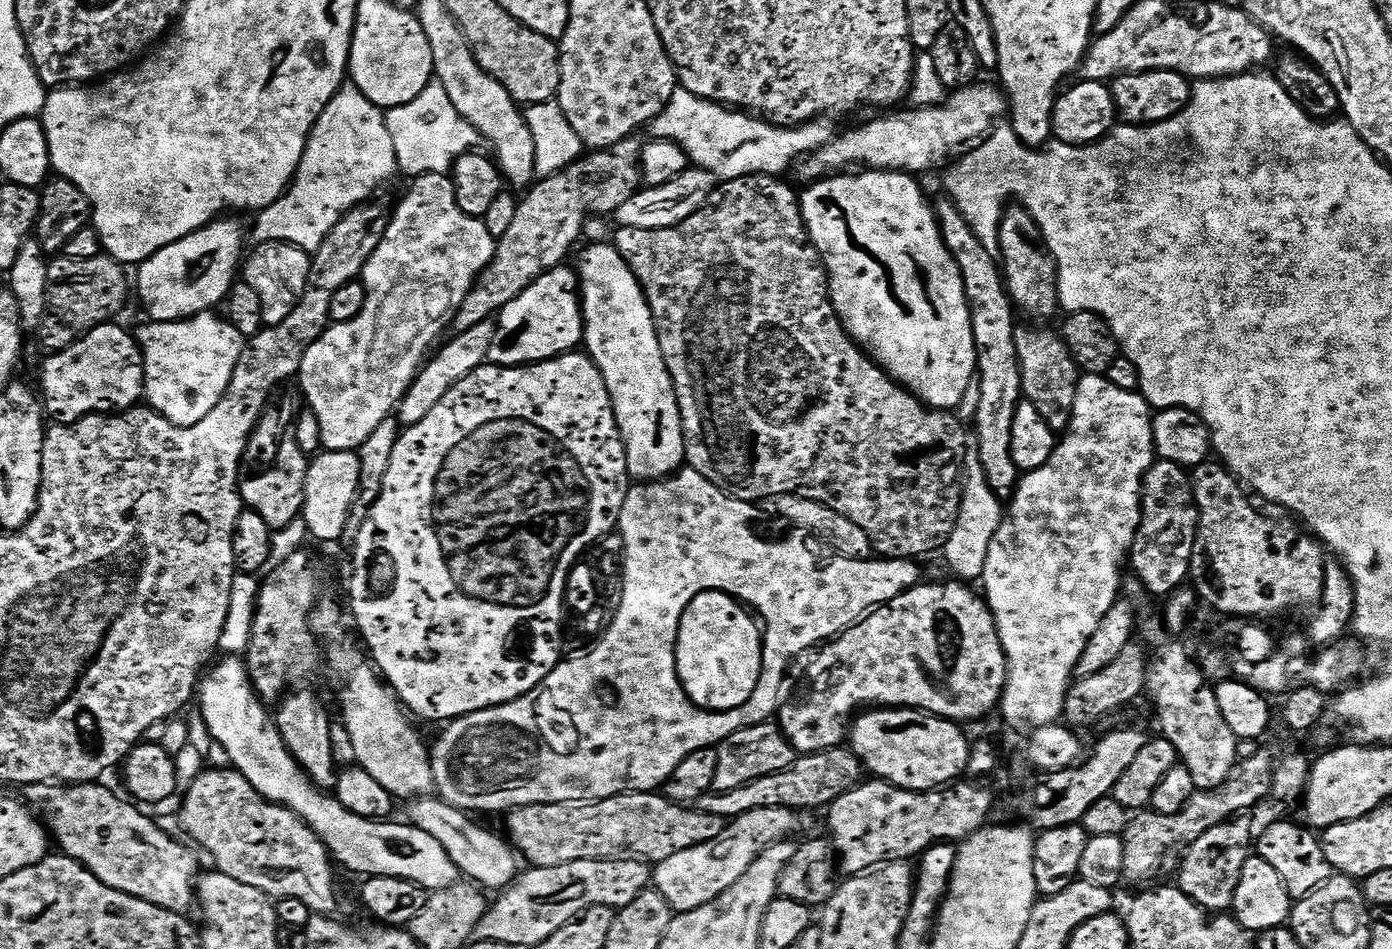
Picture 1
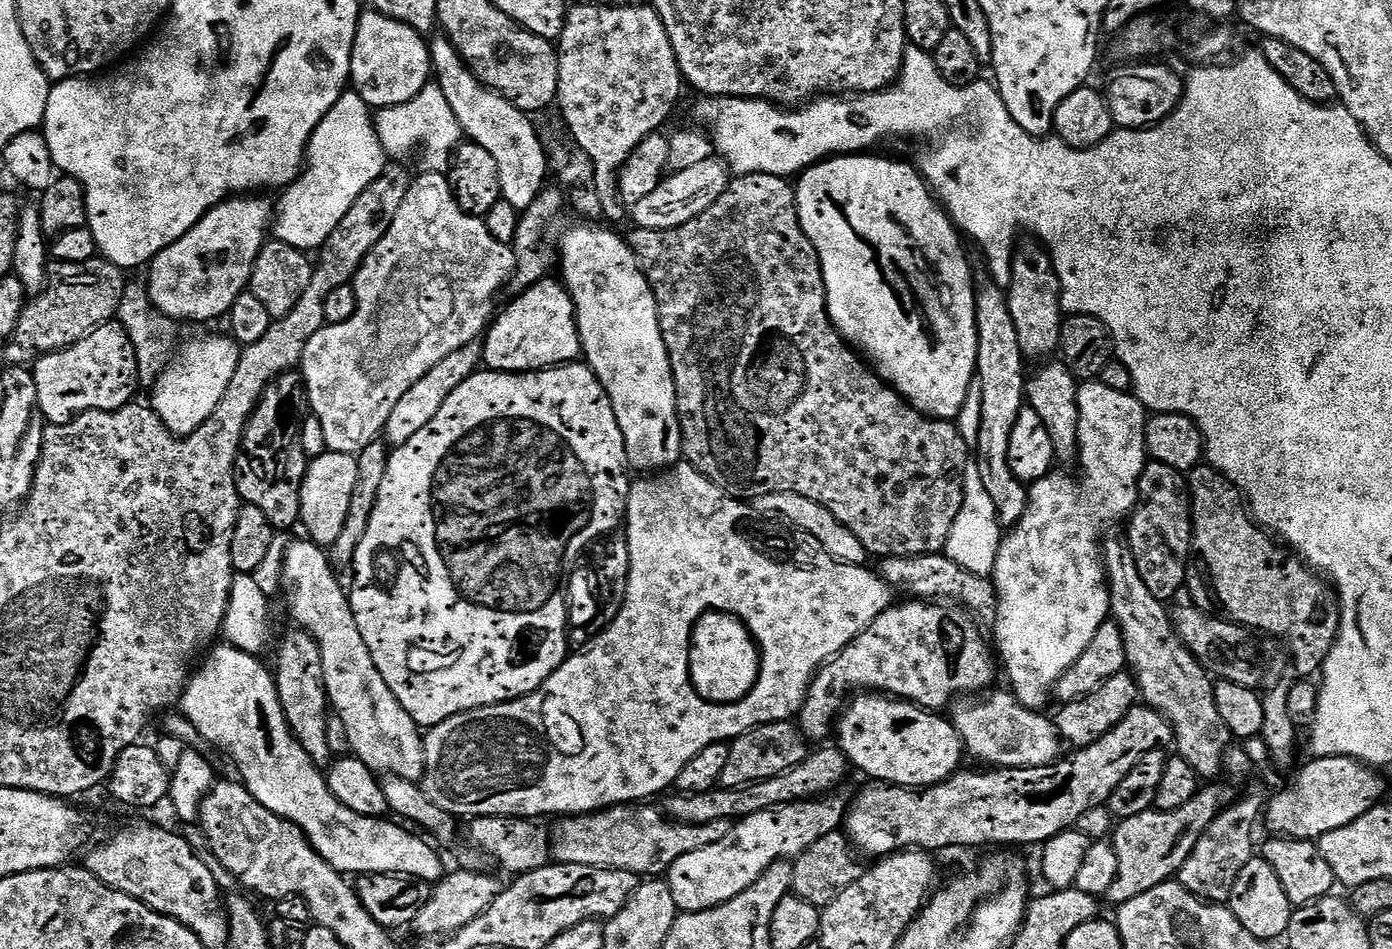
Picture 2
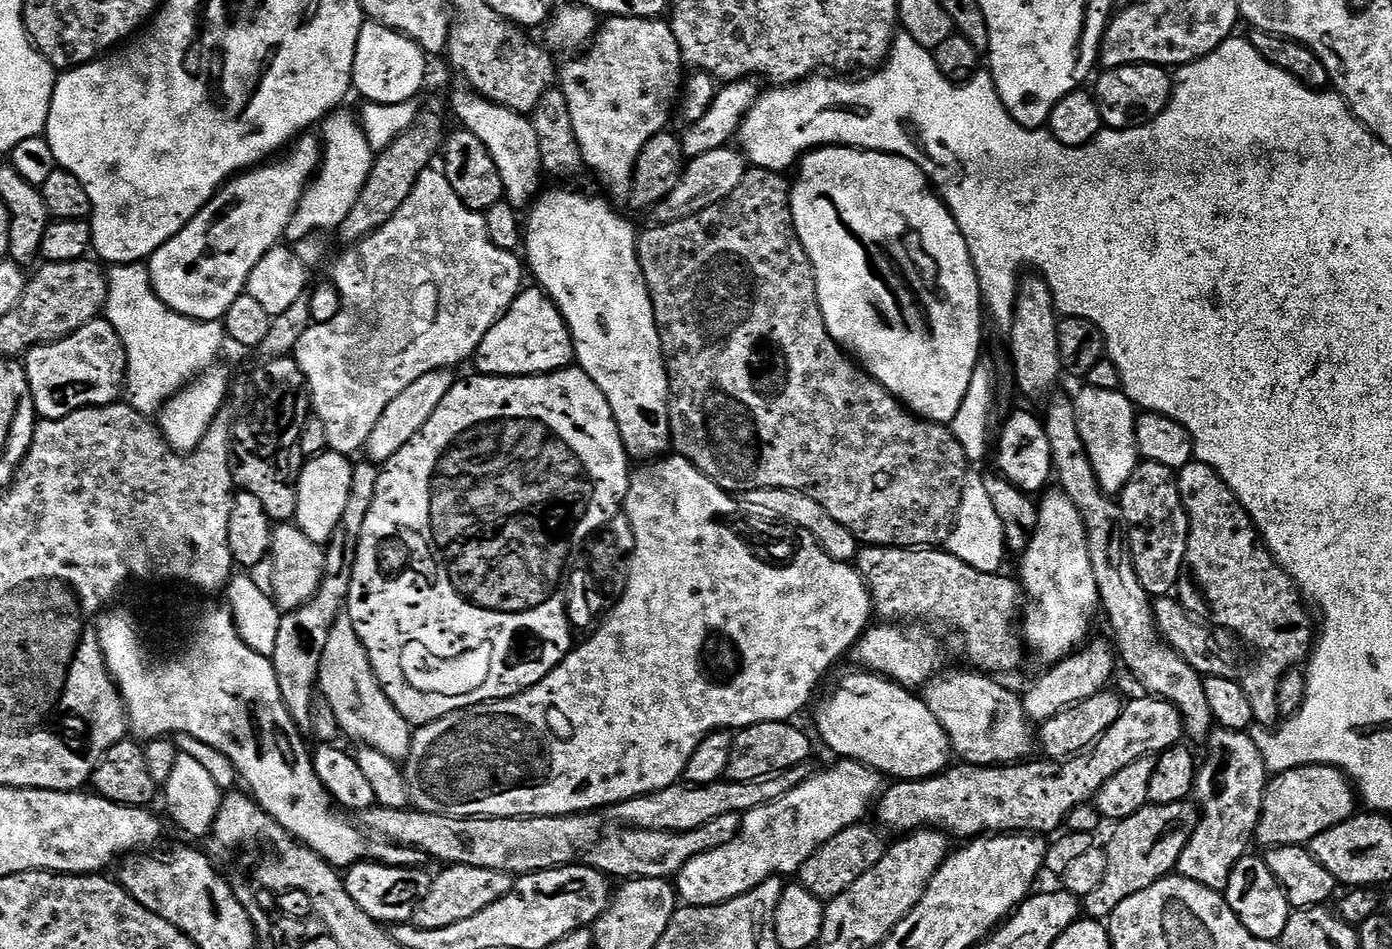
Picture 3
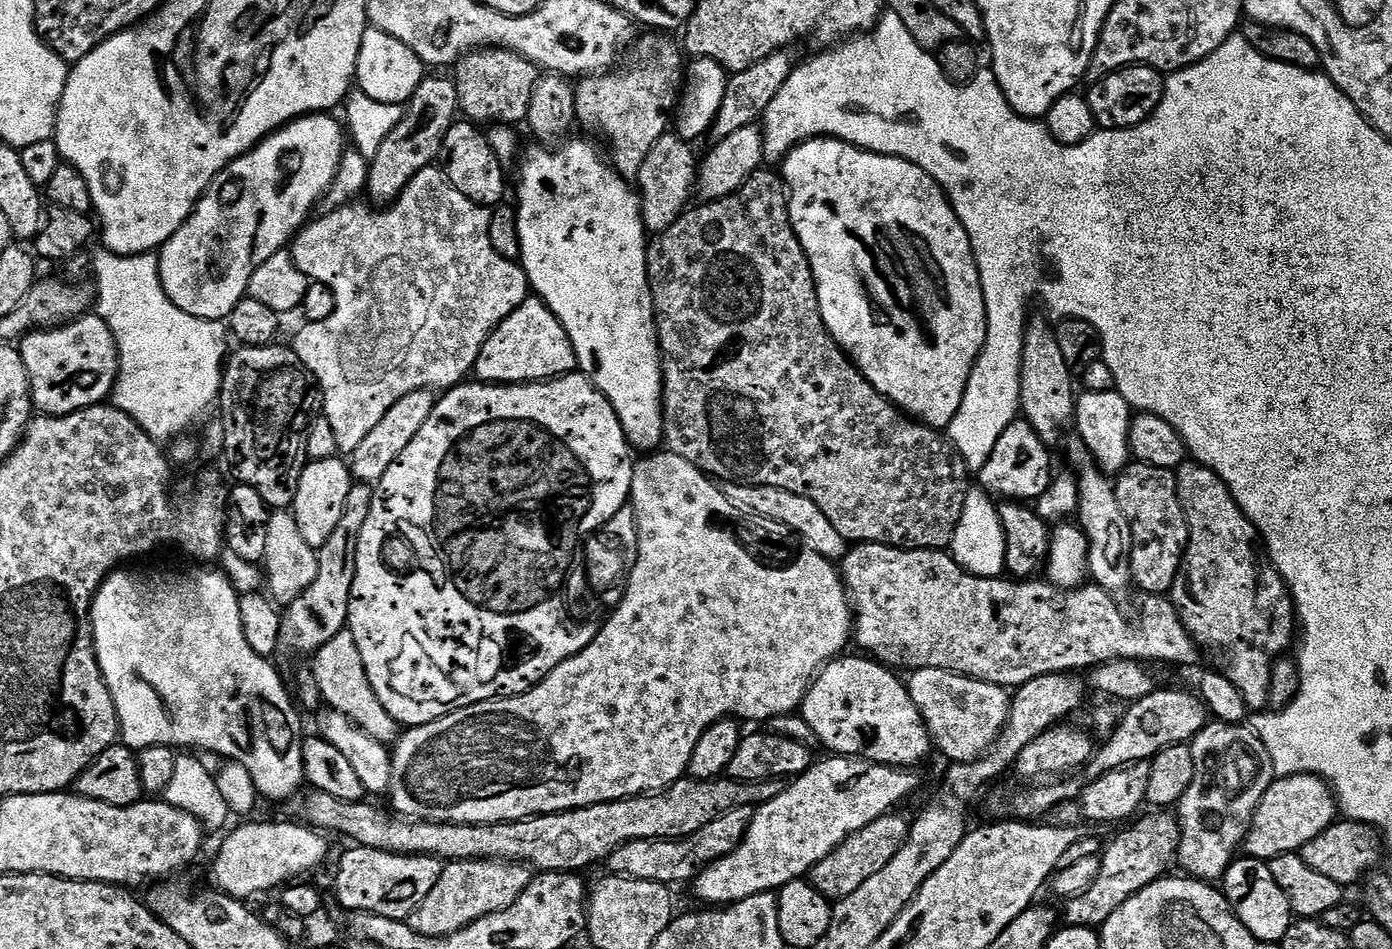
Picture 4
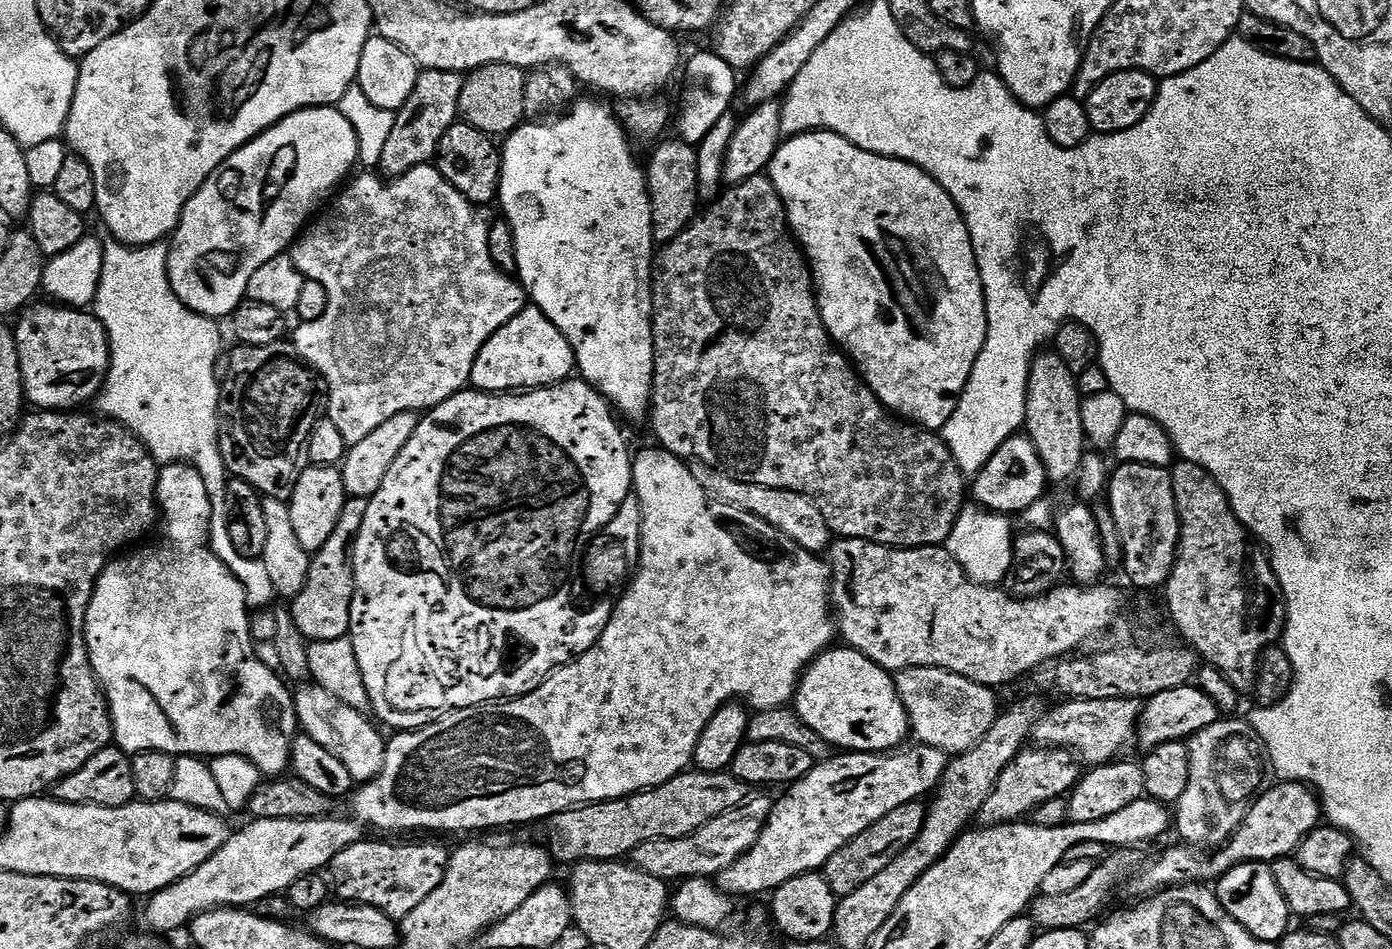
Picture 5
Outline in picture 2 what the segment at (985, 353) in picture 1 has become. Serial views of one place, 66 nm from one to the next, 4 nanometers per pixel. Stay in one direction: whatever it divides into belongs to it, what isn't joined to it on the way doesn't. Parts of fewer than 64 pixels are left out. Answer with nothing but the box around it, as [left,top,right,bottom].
[974,279,1028,530]

